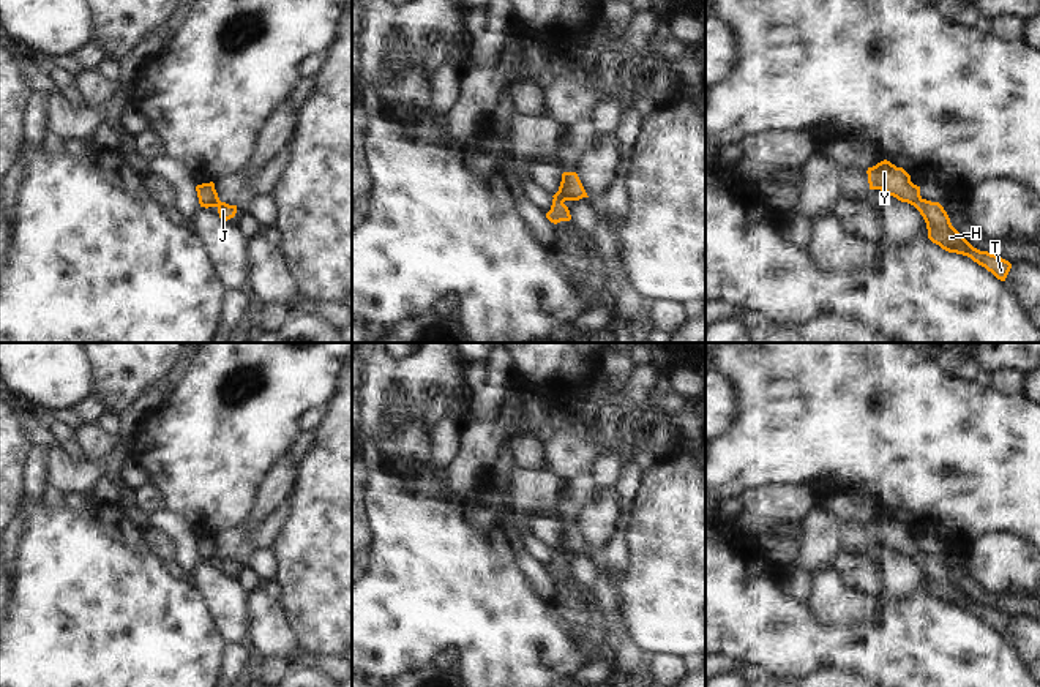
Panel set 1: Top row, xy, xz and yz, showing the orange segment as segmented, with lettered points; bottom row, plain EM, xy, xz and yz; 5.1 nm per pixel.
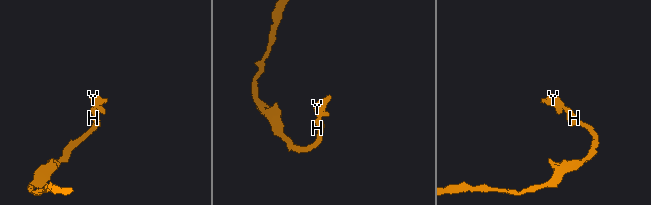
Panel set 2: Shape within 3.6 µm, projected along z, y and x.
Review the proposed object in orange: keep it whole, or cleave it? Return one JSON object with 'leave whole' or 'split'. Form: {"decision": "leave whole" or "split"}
{"decision": "leave whole"}

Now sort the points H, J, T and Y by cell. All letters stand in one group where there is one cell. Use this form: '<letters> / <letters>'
H J T Y

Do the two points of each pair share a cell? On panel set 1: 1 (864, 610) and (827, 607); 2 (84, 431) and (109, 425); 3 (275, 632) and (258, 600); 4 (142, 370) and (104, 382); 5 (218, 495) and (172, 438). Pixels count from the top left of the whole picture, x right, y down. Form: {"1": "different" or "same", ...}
{"1": "same", "2": "different", "3": "same", "4": "same", "5": "same"}

